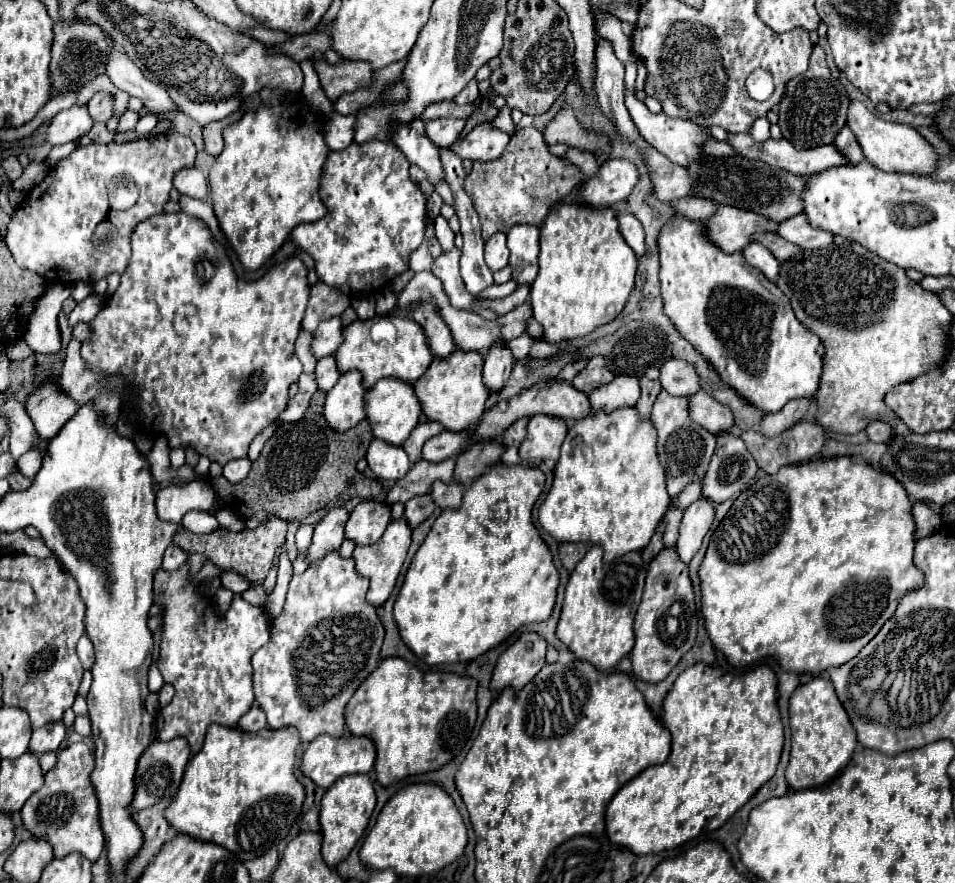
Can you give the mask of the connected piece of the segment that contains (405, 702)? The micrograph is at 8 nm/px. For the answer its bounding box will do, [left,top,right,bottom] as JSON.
[345,658,477,786]

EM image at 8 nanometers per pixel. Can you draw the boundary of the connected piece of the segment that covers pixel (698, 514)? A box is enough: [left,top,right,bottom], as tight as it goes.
[675,498,715,564]

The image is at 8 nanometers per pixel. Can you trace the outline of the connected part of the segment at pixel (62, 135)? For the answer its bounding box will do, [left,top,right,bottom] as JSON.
[47,106,93,146]

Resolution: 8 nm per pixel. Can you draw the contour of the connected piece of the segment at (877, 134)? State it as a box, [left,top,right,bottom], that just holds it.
[847,100,937,174]

